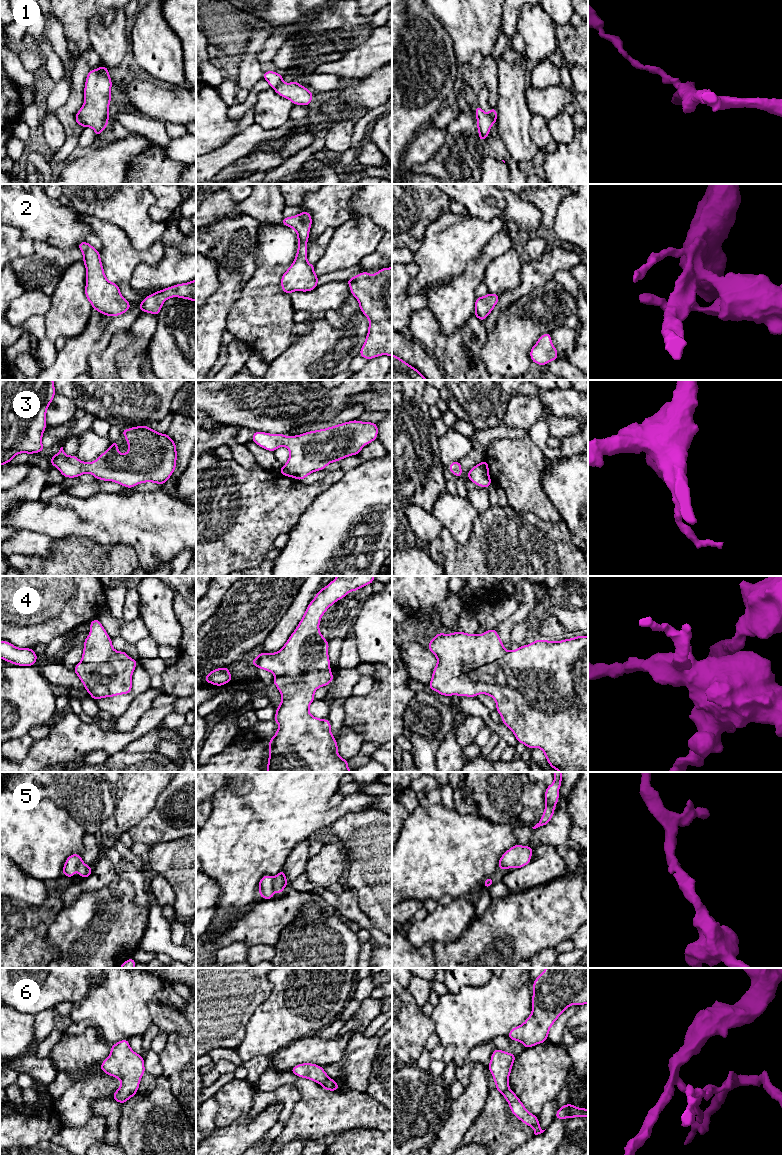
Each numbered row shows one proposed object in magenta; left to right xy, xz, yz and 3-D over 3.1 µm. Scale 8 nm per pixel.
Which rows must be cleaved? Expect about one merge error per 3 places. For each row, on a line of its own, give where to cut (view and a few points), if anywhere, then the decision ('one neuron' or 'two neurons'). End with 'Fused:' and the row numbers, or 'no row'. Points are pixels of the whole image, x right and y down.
1: cut in xy along (77, 113), (84, 126); two neurons
2: no cut; one neuron
3: no cut; one neuron
4: no cut; one neuron
5: no cut; one neuron
6: cut in xz along (329, 1078), (321, 1084); two neurons
Fused: 1, 6

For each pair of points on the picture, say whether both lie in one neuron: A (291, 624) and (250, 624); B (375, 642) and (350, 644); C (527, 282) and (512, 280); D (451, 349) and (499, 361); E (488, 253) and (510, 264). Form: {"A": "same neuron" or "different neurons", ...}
{"A": "different neurons", "B": "different neurons", "C": "different neurons", "D": "different neurons", "E": "different neurons"}

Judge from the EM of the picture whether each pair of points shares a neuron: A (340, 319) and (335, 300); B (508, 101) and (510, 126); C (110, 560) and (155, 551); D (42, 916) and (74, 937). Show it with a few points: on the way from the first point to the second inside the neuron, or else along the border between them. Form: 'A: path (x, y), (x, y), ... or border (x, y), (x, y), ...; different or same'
A: border (350, 292), (338, 309), (325, 312); different
B: path (510, 107), (510, 120); same
C: border (117, 542), (128, 544), (134, 550), (139, 565); different
D: border (64, 907), (48, 929), (47, 943), (49, 945); different

